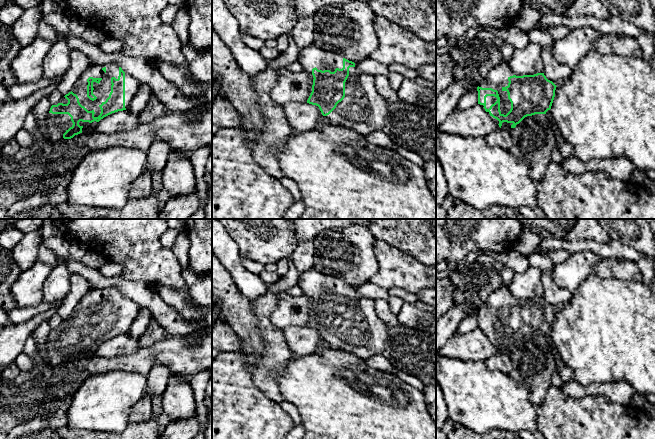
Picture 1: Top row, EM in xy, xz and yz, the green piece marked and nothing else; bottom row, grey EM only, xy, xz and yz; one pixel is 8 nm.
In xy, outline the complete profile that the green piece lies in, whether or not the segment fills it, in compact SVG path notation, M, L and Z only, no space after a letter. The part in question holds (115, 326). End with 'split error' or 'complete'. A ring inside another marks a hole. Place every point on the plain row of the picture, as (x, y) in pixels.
M96 288L88 291L75 306L72 314L63 320L57 329L51 330L46 346L48 362L51 366L57 366L90 356L104 341L126 334L141 310L140 304L125 297L118 288Z | split error

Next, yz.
M500 286L477 311L478 328L500 352L509 355L527 340L546 338L556 311L544 297L516 300L509 287Z | split error

